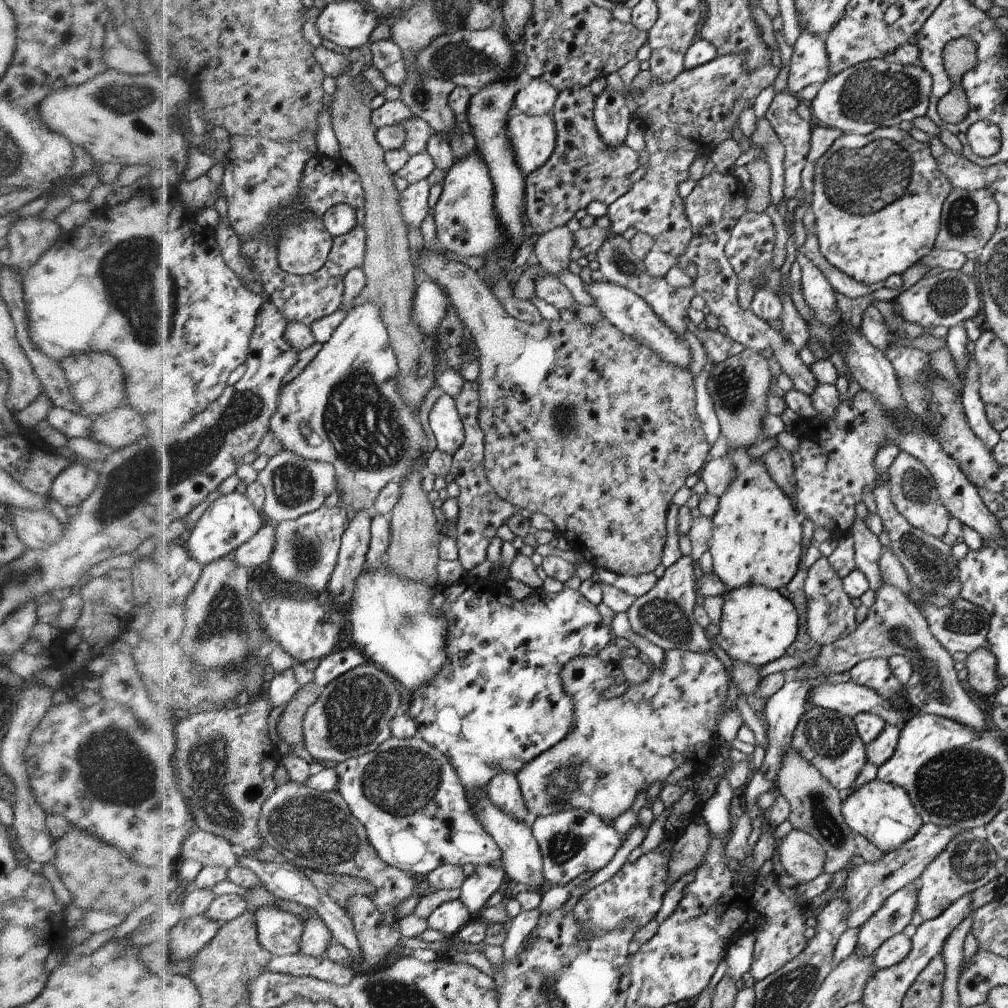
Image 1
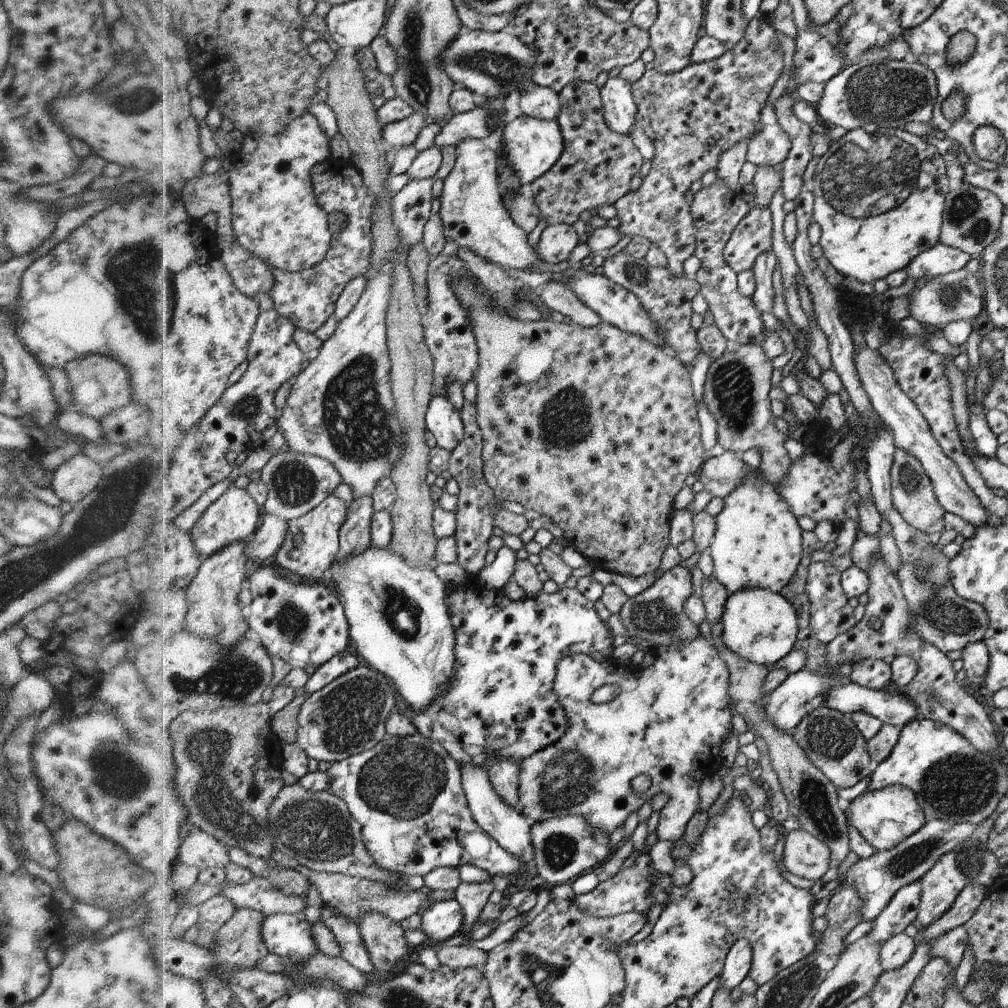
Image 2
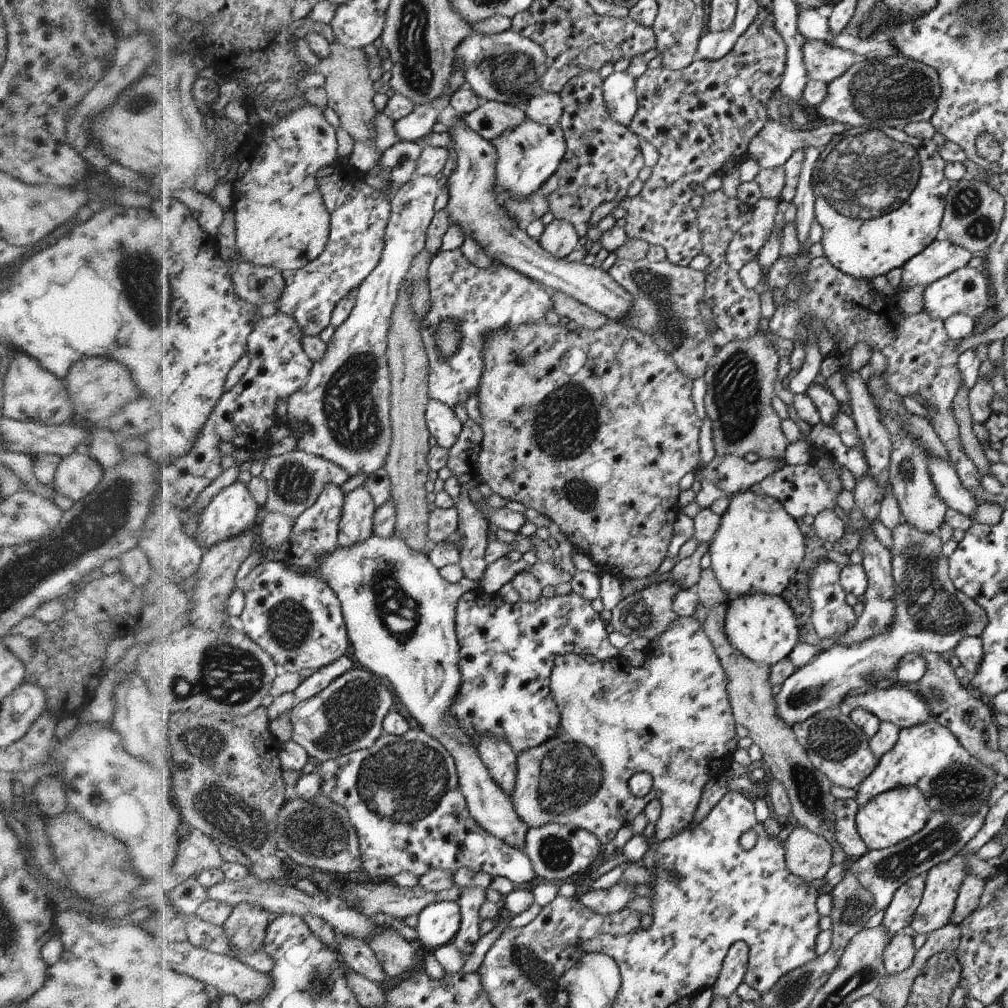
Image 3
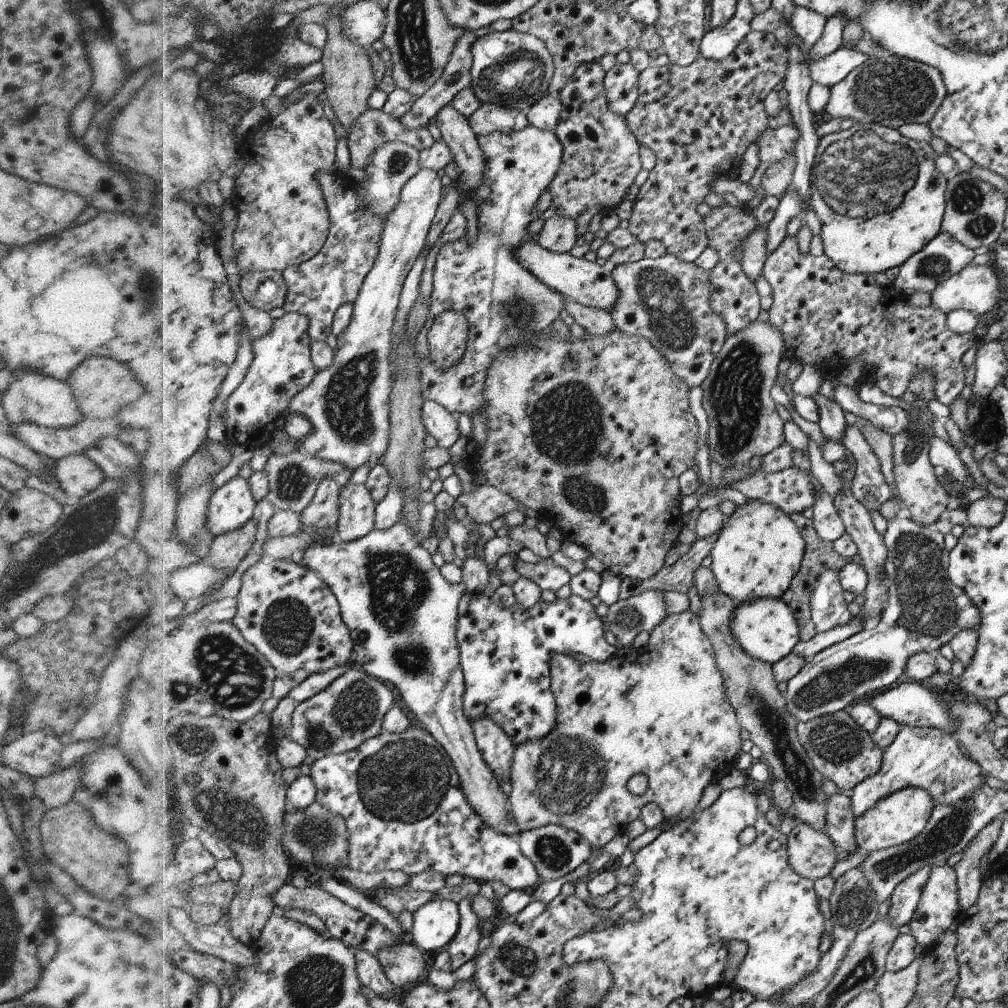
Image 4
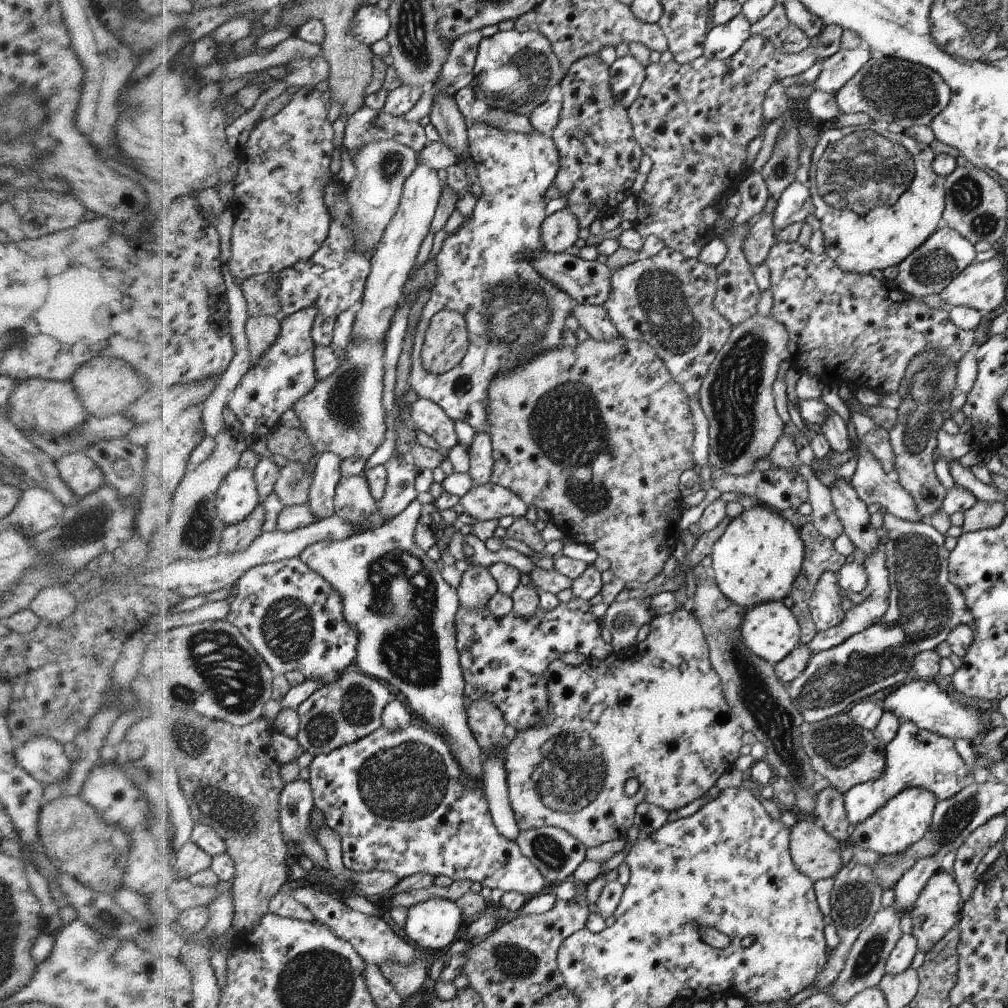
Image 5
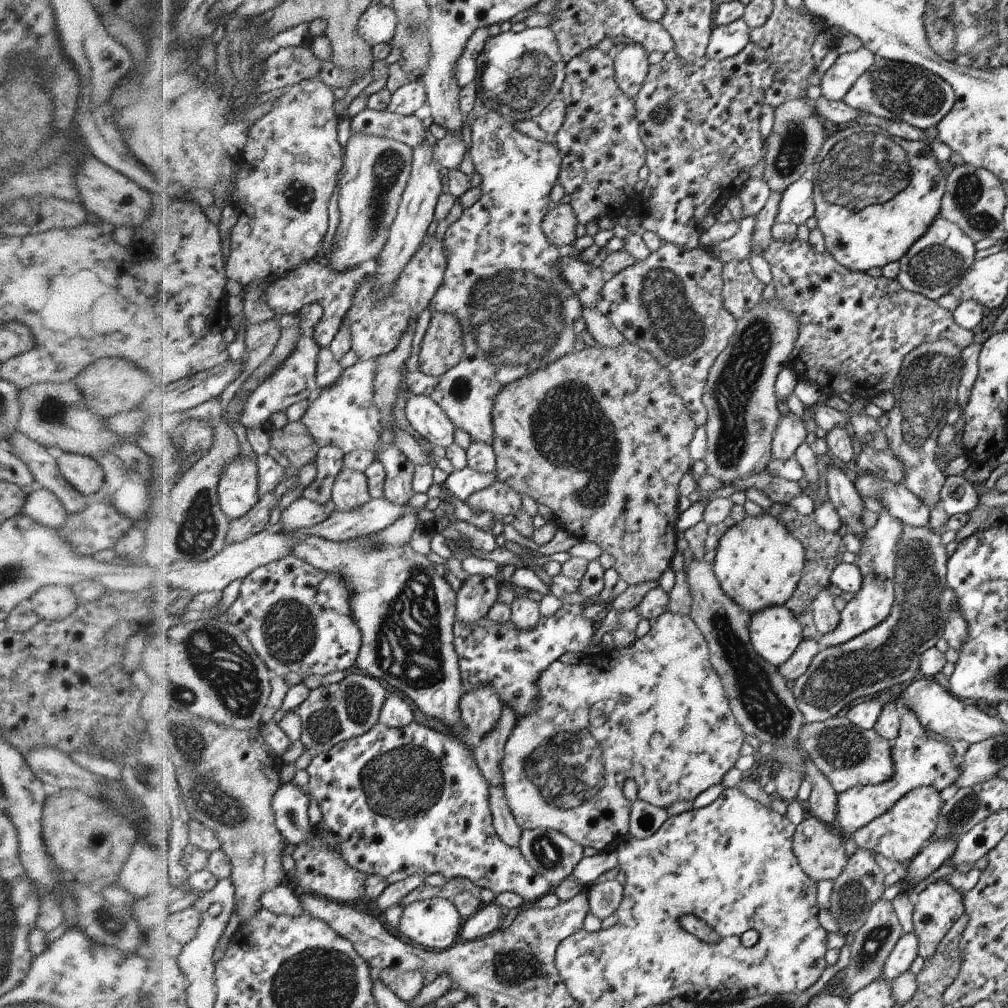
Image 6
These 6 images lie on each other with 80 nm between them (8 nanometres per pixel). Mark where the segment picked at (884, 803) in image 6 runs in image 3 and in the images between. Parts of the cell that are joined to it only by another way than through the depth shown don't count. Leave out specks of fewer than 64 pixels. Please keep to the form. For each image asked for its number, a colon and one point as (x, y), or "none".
3: (927, 756)
4: (927, 758)
5: (917, 758)

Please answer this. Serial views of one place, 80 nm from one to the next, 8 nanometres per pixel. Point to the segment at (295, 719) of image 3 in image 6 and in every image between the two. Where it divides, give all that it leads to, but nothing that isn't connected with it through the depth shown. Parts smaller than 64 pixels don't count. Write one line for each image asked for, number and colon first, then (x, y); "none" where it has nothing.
4: (353, 709)
5: (344, 712)
6: (335, 713)

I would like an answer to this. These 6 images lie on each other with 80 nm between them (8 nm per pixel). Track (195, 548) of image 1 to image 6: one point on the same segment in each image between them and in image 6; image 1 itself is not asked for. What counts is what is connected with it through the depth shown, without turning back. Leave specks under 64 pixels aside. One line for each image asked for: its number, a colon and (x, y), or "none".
2: (236, 515)
3: (234, 510)
4: (234, 504)
5: (239, 497)
6: (239, 490)

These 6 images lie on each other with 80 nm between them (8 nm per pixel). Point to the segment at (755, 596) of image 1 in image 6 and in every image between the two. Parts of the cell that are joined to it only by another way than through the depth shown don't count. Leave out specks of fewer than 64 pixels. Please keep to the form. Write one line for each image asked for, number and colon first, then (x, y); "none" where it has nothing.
2: (760, 626)
3: (764, 628)
4: (767, 629)
5: (771, 630)
6: (775, 633)

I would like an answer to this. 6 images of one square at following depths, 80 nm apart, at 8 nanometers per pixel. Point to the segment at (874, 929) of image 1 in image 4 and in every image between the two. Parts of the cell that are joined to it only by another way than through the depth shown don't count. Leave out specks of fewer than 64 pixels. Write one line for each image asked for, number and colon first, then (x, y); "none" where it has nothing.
2: (902, 910)
3: (900, 913)
4: (905, 898)

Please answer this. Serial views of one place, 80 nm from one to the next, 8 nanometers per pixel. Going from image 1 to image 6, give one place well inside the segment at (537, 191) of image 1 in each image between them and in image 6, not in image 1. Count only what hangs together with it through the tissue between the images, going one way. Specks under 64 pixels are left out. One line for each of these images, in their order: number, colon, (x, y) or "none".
2: (595, 169)
3: (603, 158)
4: (601, 158)
5: (600, 156)
6: (601, 146)

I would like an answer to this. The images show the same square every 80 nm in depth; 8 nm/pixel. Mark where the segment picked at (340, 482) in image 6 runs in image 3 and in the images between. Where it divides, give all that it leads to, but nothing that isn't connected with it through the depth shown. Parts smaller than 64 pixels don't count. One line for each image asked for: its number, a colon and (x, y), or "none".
3: (358, 525)
4: (358, 517)
5: (355, 501)

